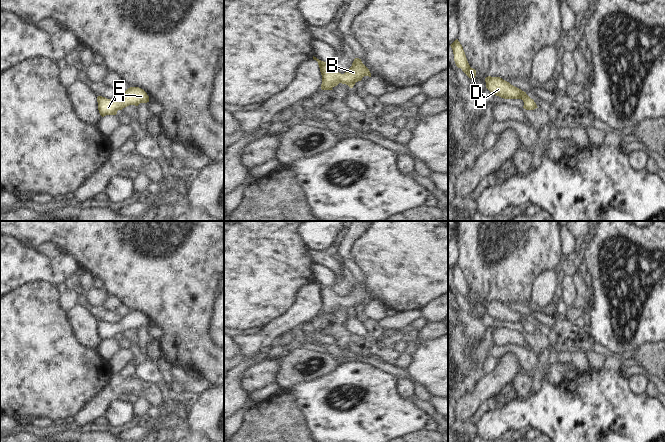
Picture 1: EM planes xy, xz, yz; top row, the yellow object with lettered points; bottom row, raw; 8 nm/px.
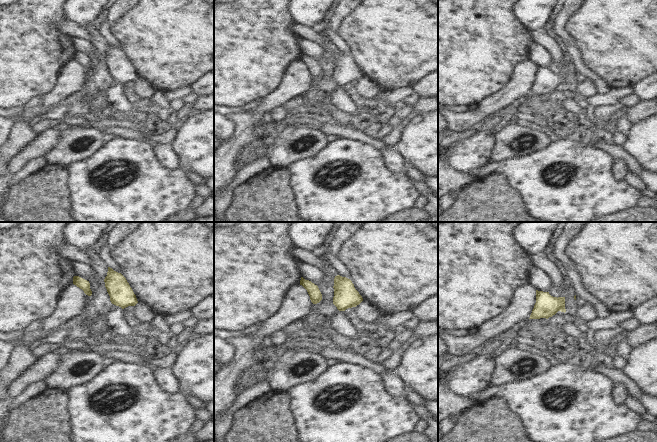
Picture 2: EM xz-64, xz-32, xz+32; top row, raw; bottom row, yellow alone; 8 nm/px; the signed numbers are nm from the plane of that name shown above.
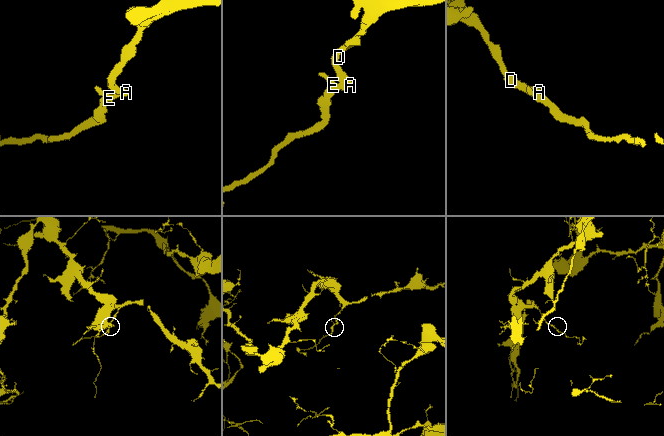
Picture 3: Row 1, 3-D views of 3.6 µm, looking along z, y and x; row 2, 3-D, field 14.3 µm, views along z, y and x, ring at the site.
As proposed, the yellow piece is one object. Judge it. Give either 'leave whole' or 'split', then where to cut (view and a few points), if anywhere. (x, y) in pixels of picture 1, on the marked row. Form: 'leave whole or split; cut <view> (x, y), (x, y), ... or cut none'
leave whole; cut none

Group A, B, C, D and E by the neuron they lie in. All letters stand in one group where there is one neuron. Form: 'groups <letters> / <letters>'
groups A B C D E

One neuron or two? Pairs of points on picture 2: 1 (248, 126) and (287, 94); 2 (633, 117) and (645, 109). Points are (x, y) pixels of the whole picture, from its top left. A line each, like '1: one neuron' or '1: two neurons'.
1: one neuron
2: one neuron

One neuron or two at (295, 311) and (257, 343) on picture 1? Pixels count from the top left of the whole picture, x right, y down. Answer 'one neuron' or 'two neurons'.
one neuron

